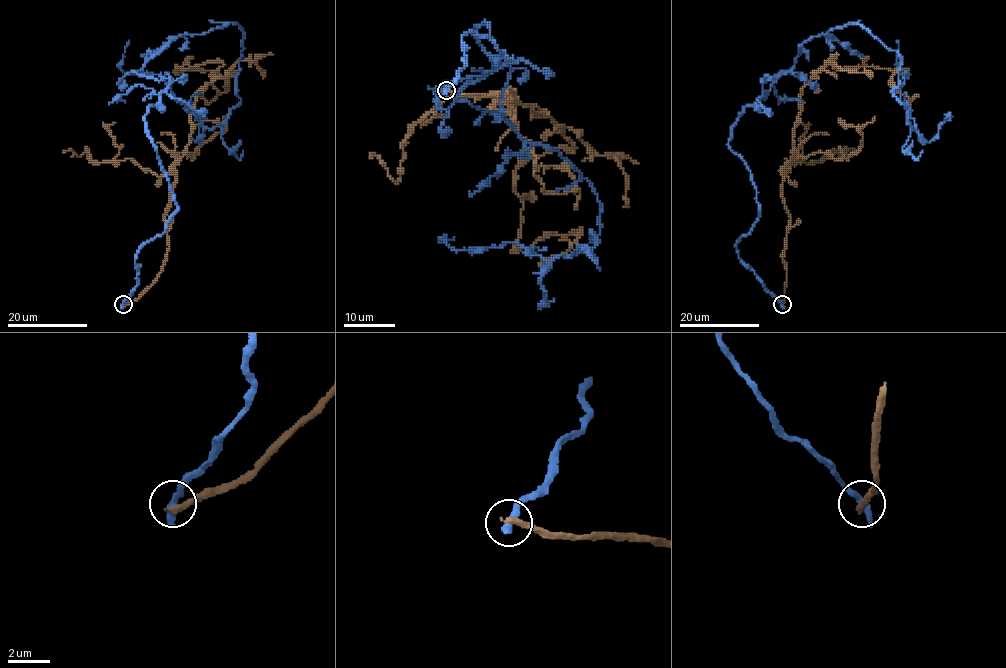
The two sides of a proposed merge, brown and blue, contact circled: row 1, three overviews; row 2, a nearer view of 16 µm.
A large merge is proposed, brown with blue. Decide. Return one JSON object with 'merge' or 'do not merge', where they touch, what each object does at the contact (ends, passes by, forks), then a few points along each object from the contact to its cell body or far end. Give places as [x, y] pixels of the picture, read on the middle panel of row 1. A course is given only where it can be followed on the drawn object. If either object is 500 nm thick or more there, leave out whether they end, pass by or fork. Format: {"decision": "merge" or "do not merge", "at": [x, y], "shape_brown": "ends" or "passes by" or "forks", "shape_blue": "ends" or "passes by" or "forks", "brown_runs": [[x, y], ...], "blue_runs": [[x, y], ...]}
{"decision": "do not merge", "at": [446, 90], "shape_brown": "ends", "shape_blue": "ends", "brown_runs": [[447, 91], [499, 101], [513, 91], [575, 147], [530, 156], [515, 173], [517, 248], [579, 237], [538, 265]], "blue_runs": [[446, 91], [469, 32], [516, 61], [485, 21], [507, 65], [457, 97], [600, 205], [548, 262], [455, 238]]}

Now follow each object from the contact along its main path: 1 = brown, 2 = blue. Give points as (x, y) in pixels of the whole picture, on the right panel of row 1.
1: (782, 304), (782, 169), (802, 88), (826, 61), (905, 70), (893, 87), (910, 103), (918, 94)
2: (782, 304), (736, 247), (759, 204), (731, 130), (762, 79), (850, 23), (898, 53), (914, 129), (897, 40)

